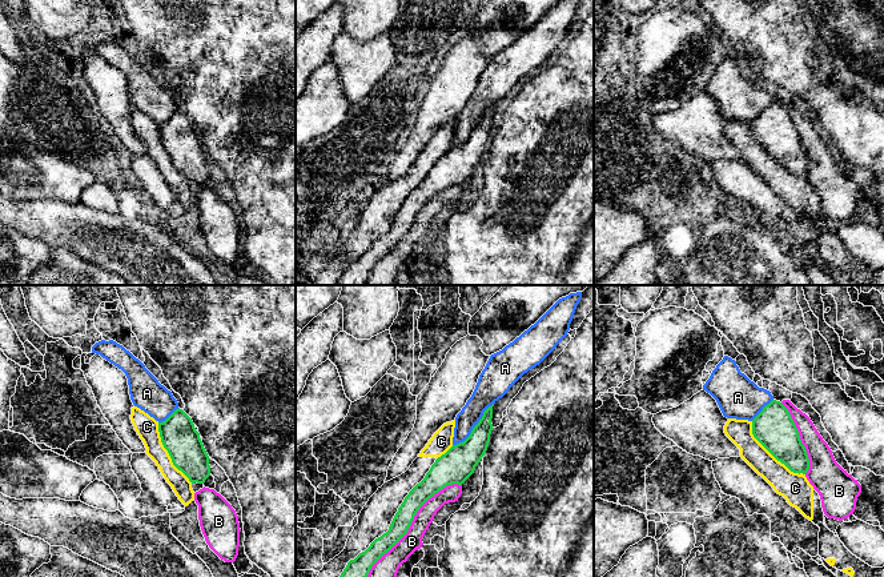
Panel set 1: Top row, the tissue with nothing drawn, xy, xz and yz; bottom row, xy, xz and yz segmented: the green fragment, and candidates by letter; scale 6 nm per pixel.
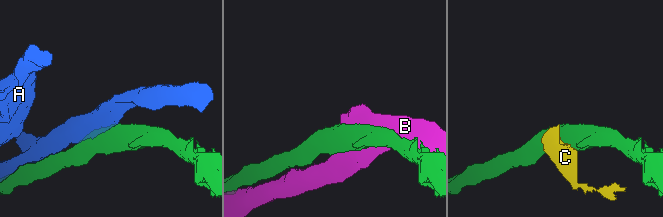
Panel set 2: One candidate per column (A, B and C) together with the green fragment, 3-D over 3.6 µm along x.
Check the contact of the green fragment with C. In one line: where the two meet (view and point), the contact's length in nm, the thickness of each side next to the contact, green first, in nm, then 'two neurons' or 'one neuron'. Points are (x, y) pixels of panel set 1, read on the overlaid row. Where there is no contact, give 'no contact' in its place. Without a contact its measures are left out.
contact yz (772, 455); length 460 nm; calibres 240 and 180 nm; two neurons

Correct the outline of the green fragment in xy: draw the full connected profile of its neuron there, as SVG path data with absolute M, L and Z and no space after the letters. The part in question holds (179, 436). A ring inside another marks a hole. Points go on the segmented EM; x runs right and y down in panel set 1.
M178 408L165 421L158 422L158 432L173 465L192 484L204 484L210 476L209 456L192 418Z

